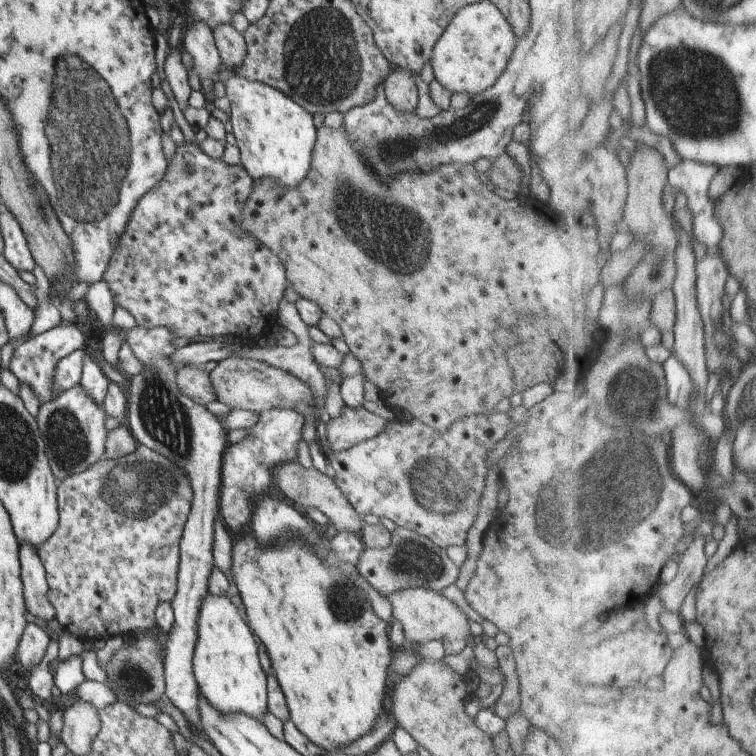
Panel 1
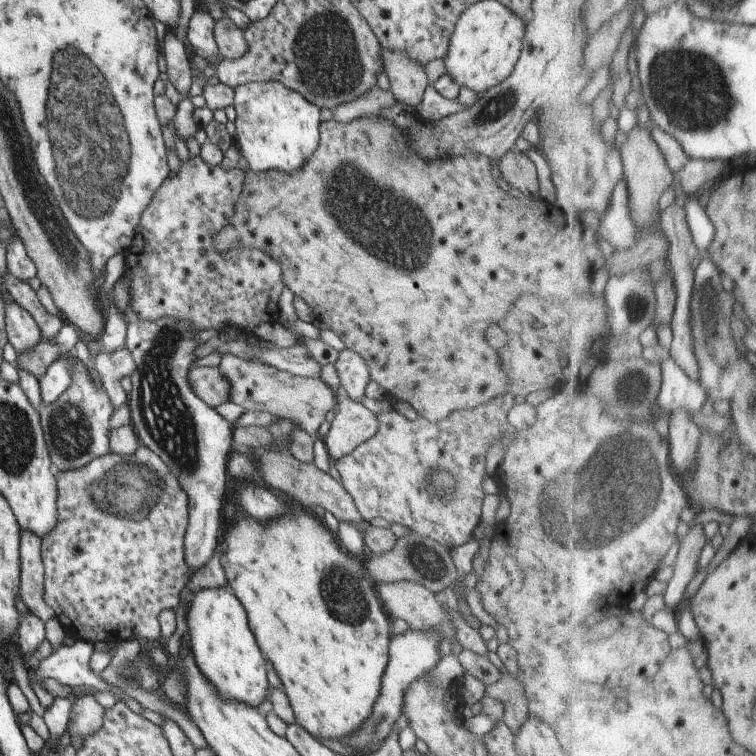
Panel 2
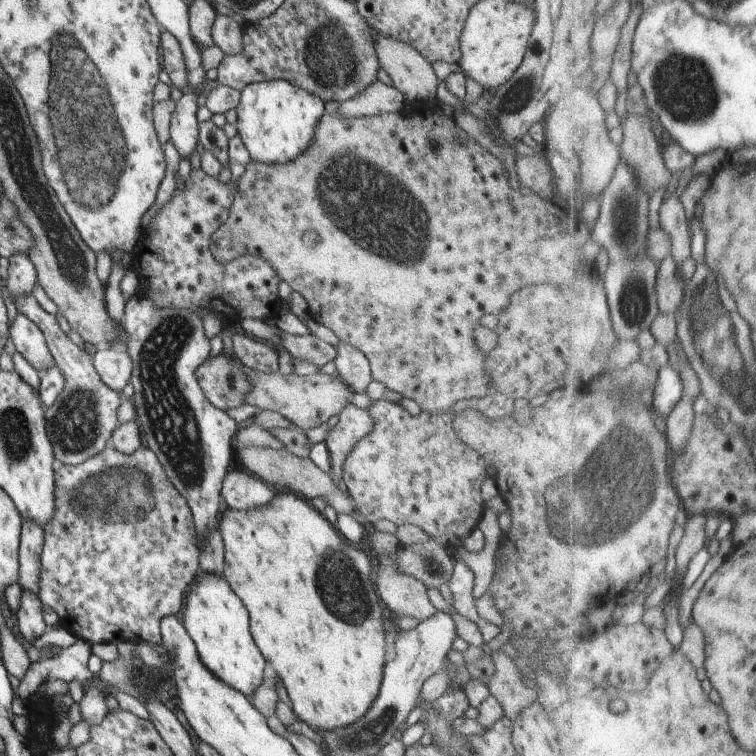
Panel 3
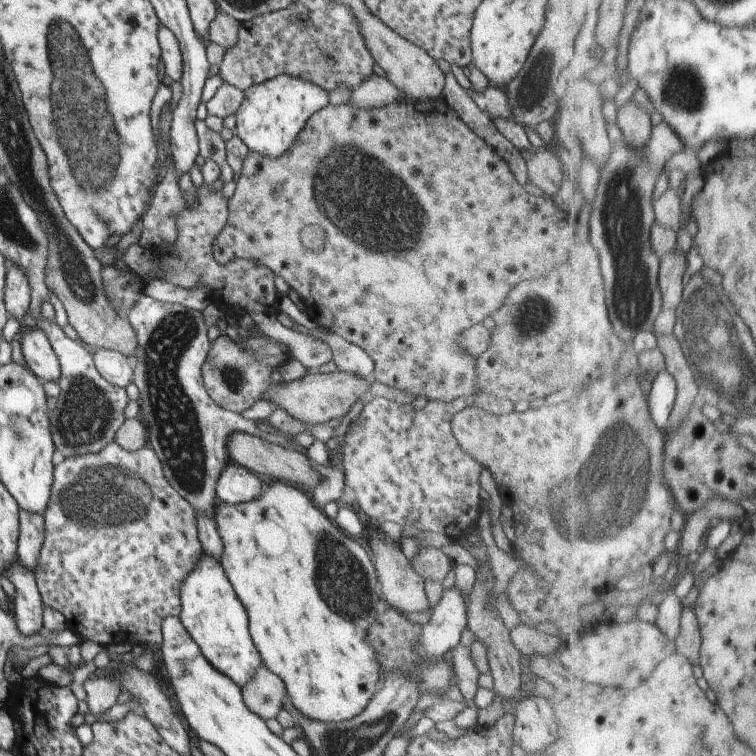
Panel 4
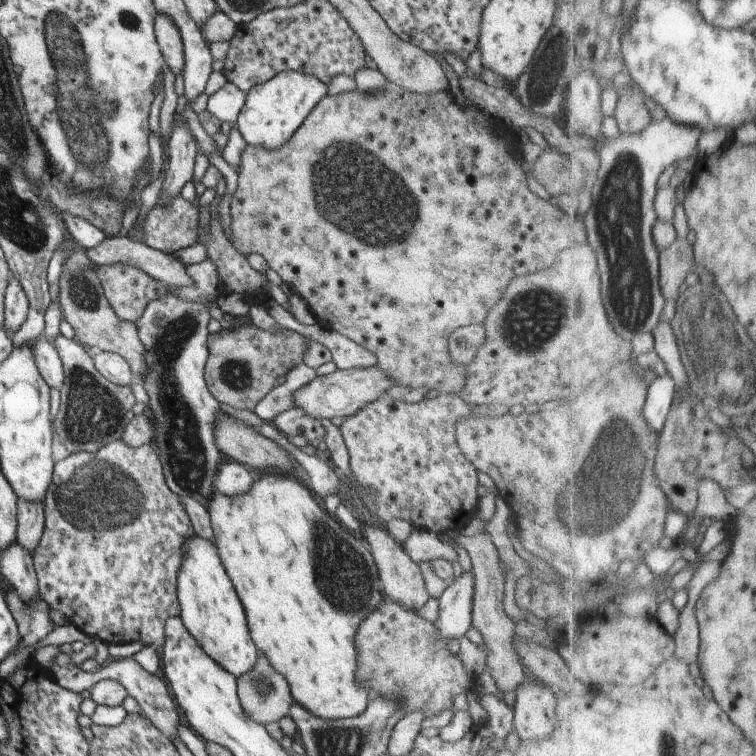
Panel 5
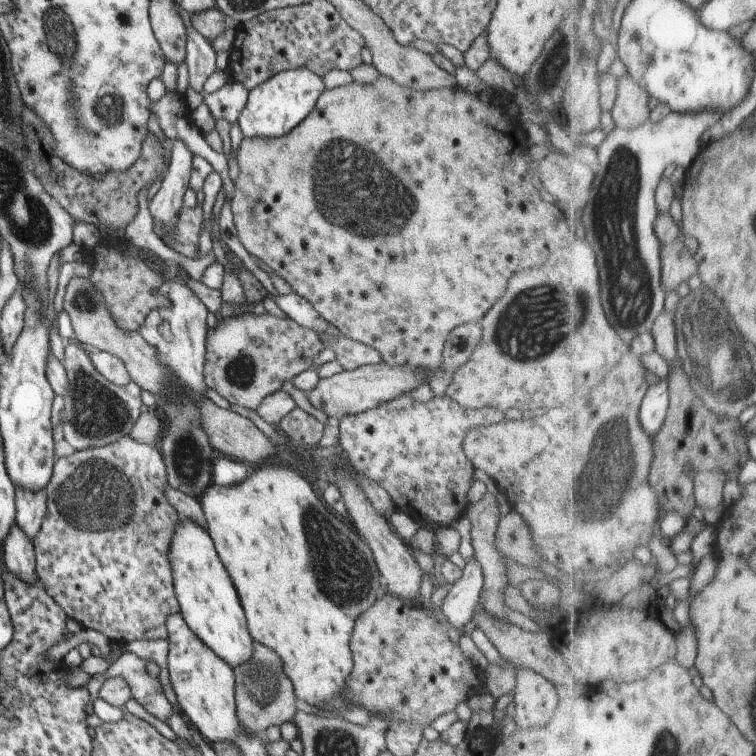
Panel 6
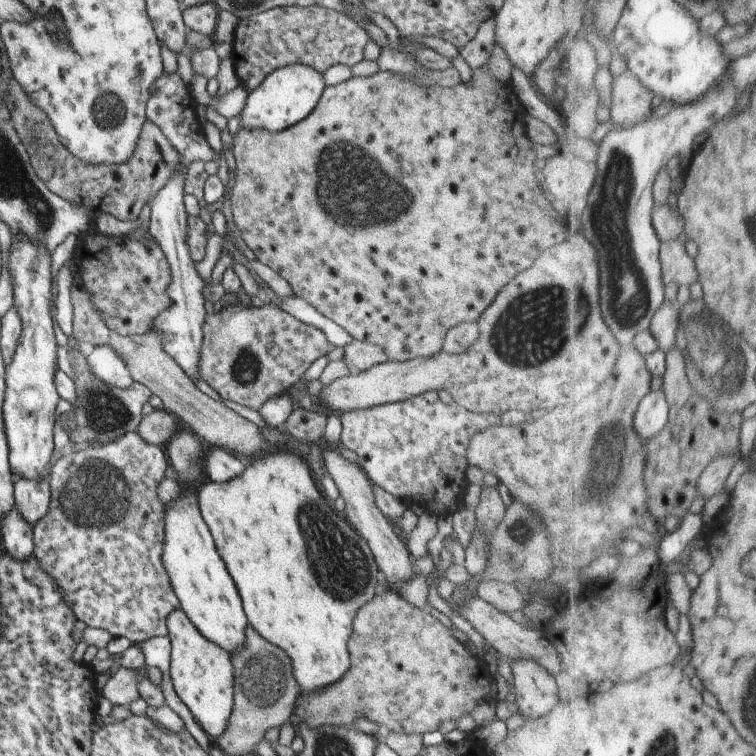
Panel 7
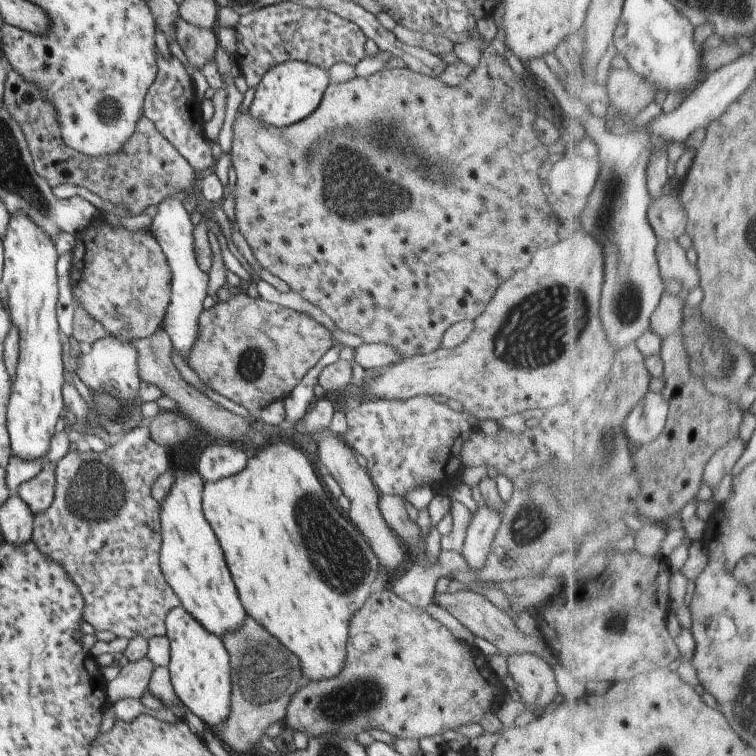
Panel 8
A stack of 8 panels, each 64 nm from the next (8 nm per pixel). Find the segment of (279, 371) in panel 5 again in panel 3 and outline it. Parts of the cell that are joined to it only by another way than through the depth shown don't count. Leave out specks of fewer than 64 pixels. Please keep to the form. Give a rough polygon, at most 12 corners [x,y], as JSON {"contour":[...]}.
{"contour":[[221,351],[196,368],[215,408],[244,404],[250,382],[233,353]]}

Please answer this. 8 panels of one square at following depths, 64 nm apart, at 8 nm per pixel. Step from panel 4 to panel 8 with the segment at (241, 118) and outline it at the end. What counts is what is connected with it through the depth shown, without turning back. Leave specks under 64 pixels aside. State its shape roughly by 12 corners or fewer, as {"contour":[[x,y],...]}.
{"contour":[[286,60],[254,88],[248,115],[285,128],[317,108],[328,72]]}

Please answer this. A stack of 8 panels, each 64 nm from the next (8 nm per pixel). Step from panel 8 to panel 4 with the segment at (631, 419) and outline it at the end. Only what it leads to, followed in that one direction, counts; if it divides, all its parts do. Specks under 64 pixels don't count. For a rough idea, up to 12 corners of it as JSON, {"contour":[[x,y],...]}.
{"contour":[[658,372],[648,395],[653,422],[669,427],[677,398],[676,378]]}

